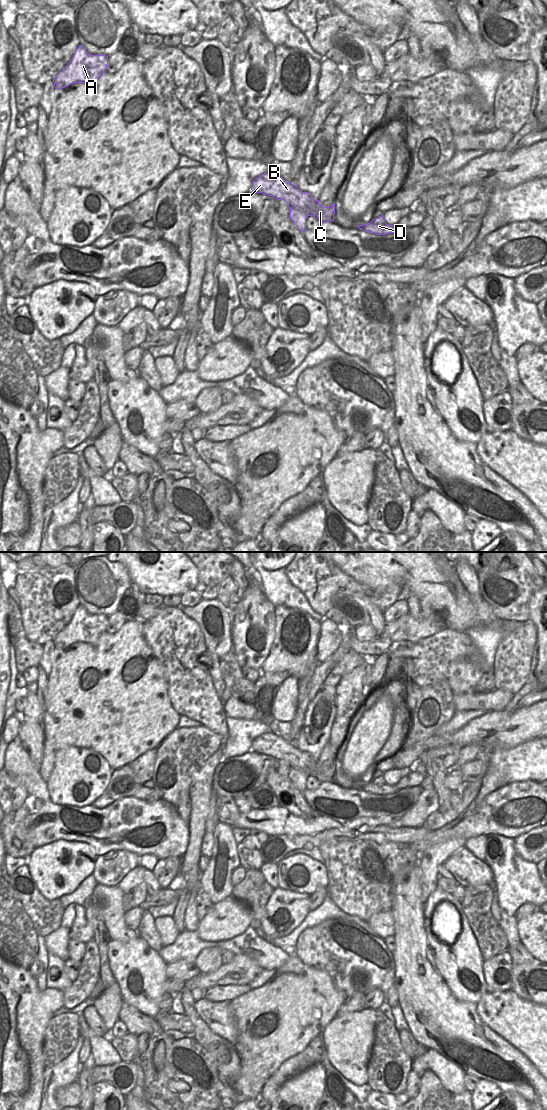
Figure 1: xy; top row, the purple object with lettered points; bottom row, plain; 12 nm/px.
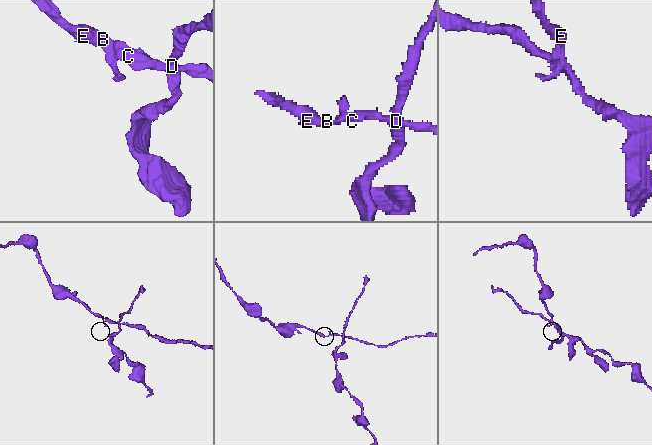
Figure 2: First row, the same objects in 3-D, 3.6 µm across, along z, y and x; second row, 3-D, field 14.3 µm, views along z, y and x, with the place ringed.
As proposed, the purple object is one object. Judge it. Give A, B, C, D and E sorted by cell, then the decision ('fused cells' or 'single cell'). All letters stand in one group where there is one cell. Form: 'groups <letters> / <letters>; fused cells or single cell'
groups A B C D E; single cell

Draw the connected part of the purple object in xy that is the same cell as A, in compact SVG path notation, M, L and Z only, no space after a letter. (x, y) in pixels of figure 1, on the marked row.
M79 45L71 61L55 76L56 89L65 88L73 83L95 84L106 72L108 56L91 55Z

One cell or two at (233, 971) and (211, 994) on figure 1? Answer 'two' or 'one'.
two

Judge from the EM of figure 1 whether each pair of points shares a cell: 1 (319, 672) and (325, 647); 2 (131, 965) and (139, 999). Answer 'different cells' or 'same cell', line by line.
1: different cells
2: same cell

